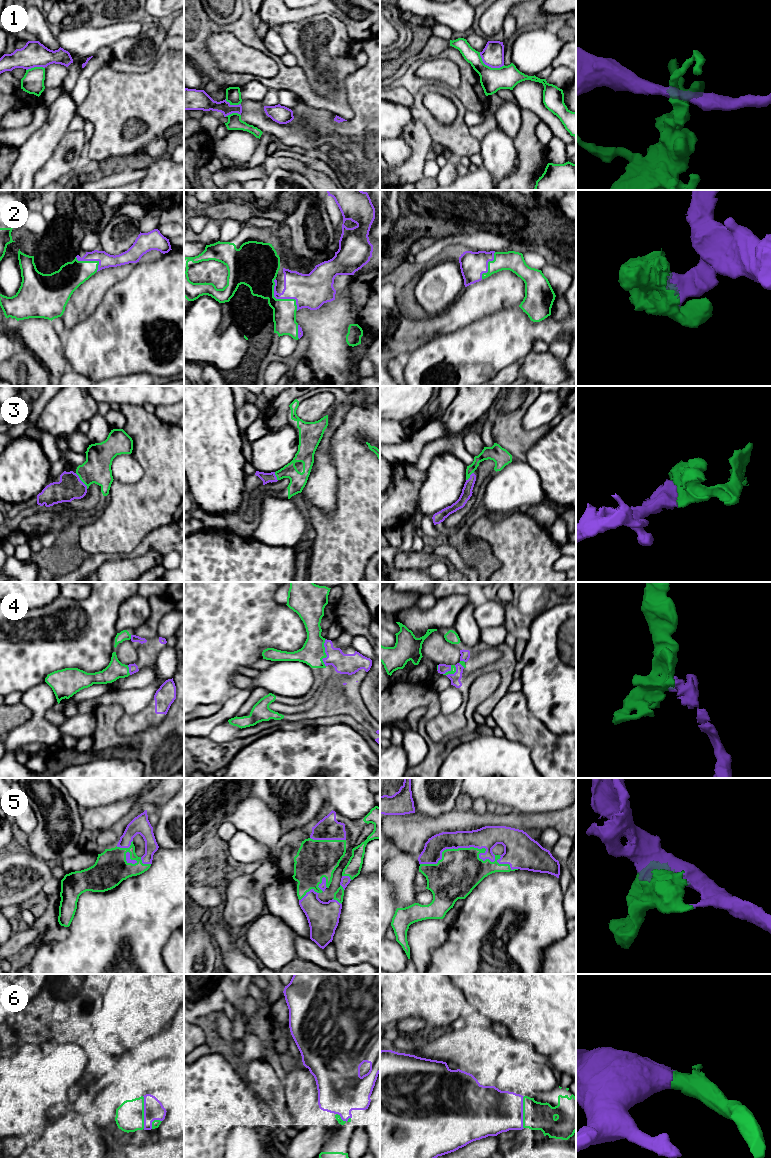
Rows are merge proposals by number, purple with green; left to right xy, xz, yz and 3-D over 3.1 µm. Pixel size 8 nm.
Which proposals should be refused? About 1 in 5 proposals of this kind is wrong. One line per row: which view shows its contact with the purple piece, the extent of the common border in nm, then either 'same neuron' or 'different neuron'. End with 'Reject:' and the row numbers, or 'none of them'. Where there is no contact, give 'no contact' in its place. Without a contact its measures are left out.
1: yz | 240 nm | different neuron
2: xz | 320 nm | same neuron
3: xy | 160 nm | same neuron
4: xz | 220 nm | same neuron
5: yz | 800 nm | same neuron
6: xy | 260 nm | same neuron
Reject: 1

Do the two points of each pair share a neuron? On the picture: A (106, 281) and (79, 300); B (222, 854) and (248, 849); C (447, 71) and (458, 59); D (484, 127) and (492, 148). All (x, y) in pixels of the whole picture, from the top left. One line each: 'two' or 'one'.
A: one
B: two
C: two
D: two

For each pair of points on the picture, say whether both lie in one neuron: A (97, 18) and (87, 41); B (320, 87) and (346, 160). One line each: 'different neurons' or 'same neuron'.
A: different neurons
B: different neurons

